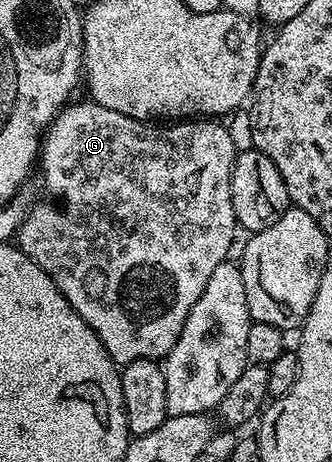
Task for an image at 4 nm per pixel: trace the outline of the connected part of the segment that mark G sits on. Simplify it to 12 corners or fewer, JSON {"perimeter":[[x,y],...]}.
{"perimeter":[[82,99],[16,244],[124,367],[239,233],[217,119]]}

